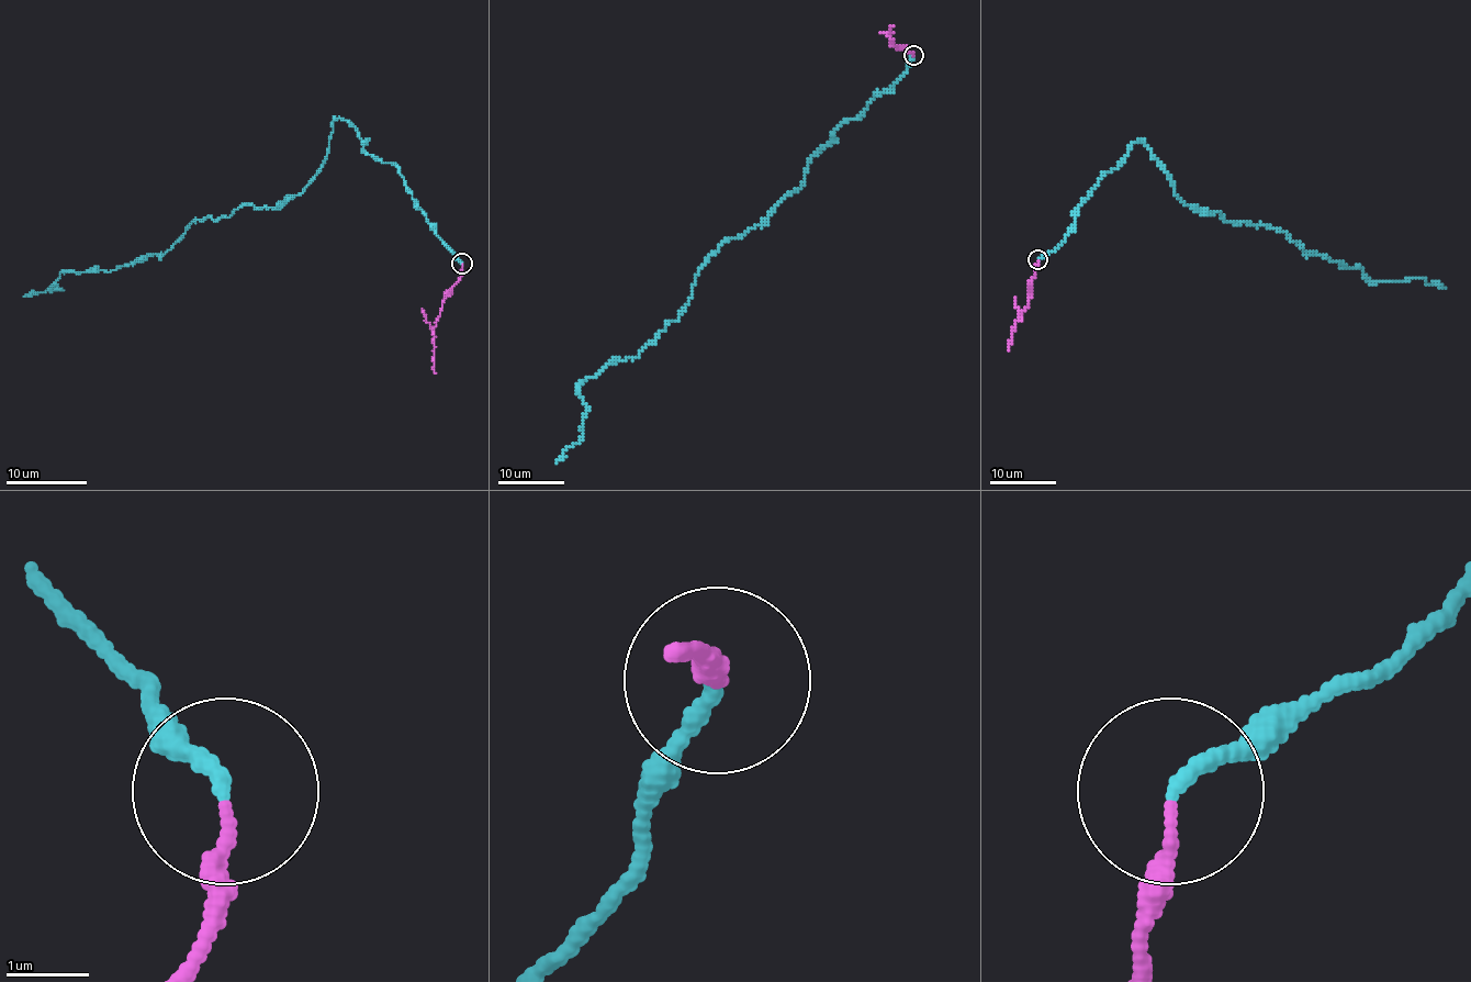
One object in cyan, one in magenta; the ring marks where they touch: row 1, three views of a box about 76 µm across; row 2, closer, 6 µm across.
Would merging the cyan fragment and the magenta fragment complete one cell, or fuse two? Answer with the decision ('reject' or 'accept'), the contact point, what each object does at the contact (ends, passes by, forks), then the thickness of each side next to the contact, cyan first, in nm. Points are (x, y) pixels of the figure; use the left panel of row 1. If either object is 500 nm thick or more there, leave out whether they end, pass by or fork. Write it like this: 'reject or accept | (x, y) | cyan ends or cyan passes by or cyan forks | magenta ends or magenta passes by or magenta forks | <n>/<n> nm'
reject | (462, 264) | cyan ends | magenta ends | 190/170 nm

